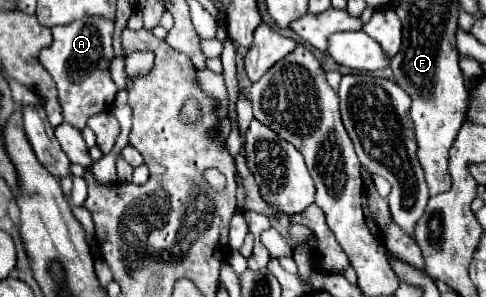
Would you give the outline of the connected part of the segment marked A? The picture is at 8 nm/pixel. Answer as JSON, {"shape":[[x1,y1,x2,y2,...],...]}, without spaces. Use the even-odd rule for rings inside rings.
{"shape":[[87,16,65,26,53,26,51,30,53,44,41,52,39,60,57,84,65,122,81,130,93,114,109,110,117,94,117,86,109,74,109,62,113,58,113,20,103,16]]}

